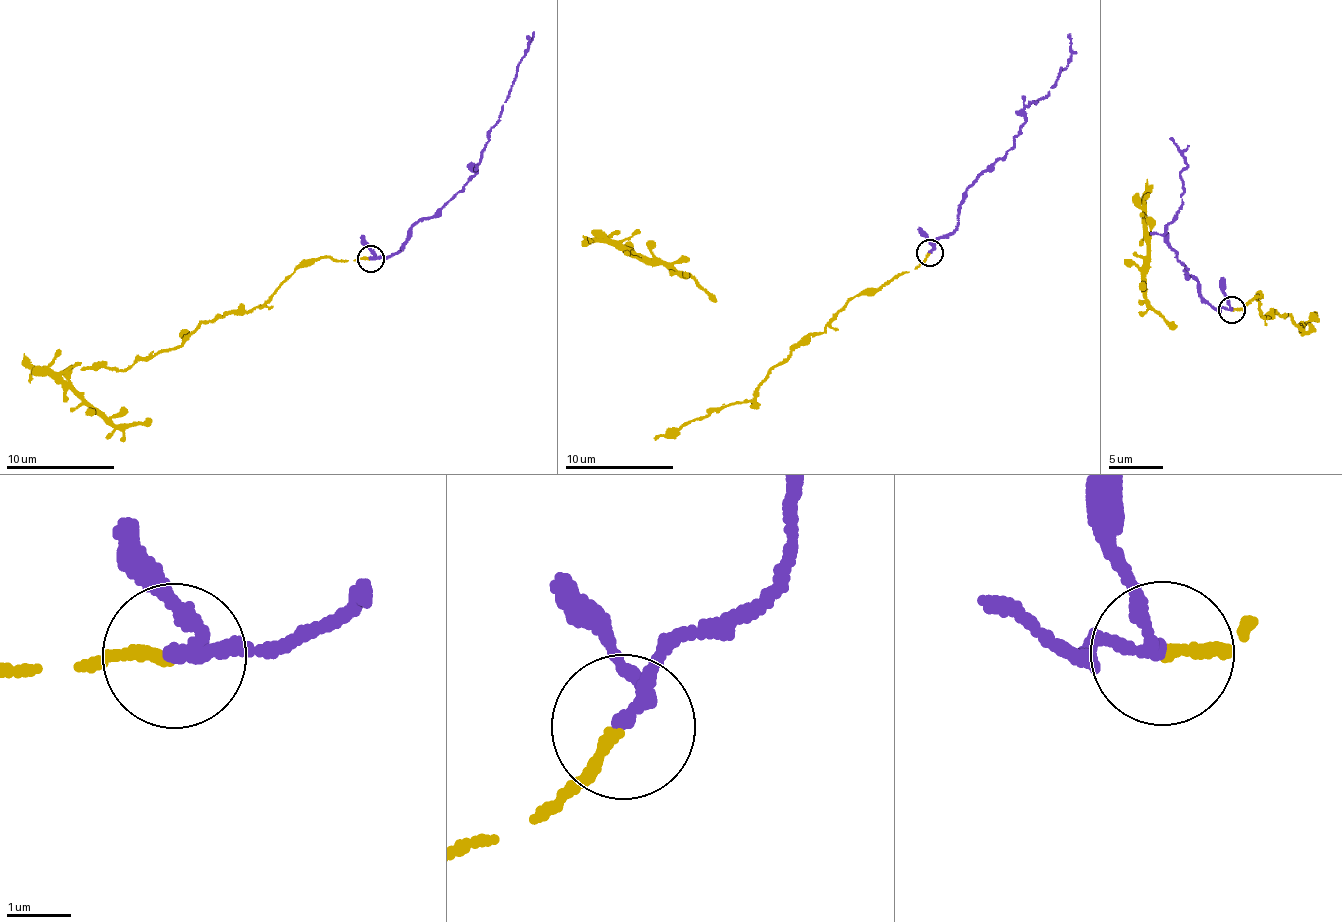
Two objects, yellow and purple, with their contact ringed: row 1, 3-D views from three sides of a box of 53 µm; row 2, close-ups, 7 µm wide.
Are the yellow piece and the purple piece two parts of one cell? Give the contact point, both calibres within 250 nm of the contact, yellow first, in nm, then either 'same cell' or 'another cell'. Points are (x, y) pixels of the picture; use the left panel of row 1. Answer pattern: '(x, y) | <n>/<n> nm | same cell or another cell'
(370, 258) | 160/170 nm | same cell

